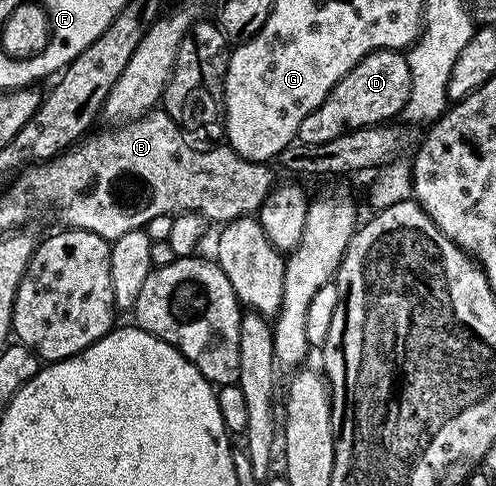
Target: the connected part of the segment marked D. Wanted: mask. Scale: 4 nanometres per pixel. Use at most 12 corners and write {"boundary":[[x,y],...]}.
{"boundary":[[372,51],[299,125],[323,145],[388,124],[411,97],[401,51]]}

